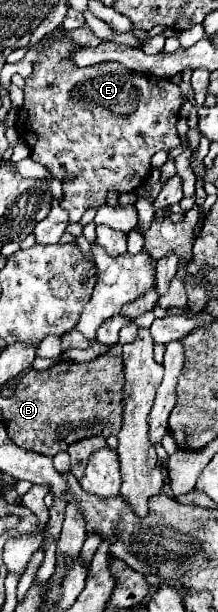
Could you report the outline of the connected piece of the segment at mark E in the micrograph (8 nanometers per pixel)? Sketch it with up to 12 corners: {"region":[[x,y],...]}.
{"region":[[50,41],[16,131],[70,223],[182,141],[186,95]]}

